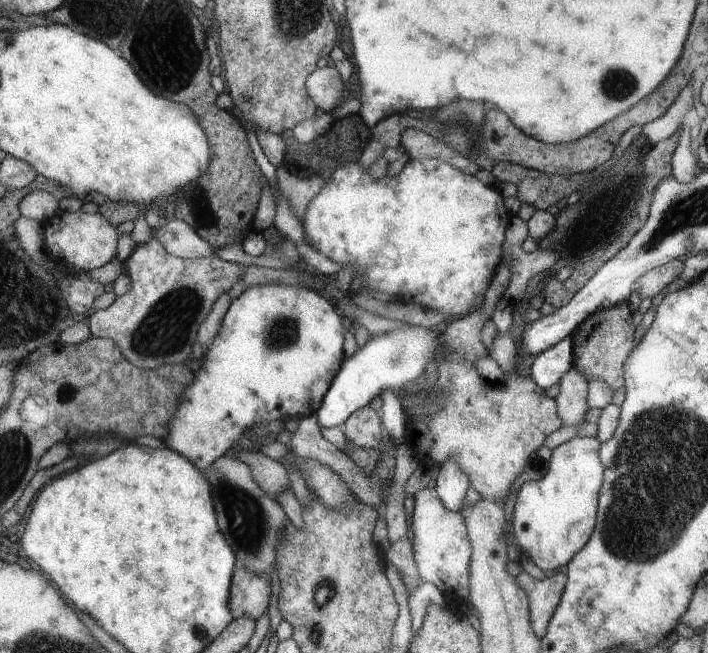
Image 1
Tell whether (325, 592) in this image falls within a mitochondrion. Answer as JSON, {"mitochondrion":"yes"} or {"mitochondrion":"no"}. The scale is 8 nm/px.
{"mitochondrion":"yes"}

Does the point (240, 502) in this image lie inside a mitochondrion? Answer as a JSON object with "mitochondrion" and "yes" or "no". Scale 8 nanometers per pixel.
{"mitochondrion":"yes"}

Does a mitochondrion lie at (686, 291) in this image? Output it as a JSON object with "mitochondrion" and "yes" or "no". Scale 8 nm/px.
{"mitochondrion":"no"}

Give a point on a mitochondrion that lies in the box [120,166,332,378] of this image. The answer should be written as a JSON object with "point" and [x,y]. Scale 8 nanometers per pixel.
{"point":[167,326]}

